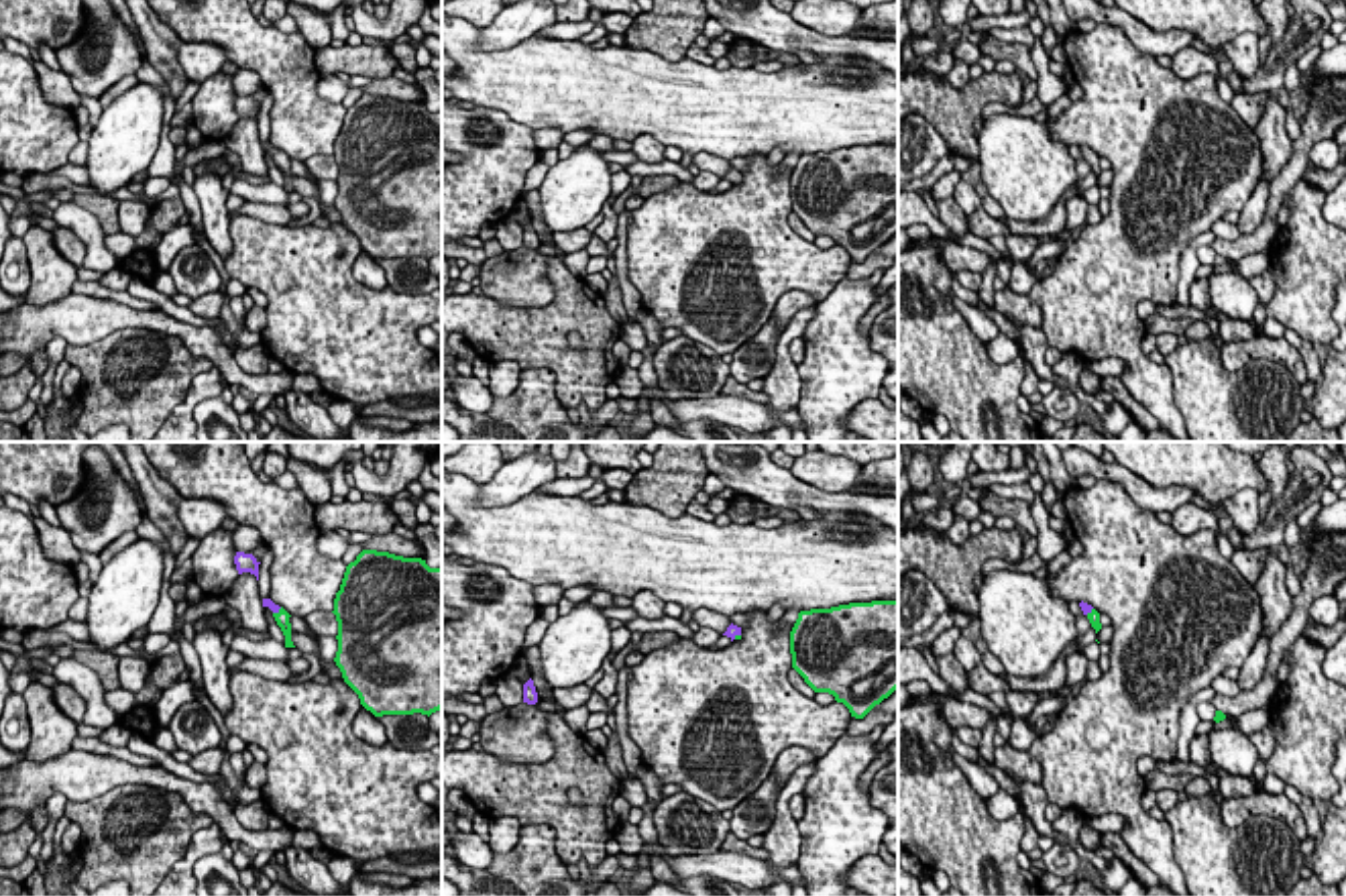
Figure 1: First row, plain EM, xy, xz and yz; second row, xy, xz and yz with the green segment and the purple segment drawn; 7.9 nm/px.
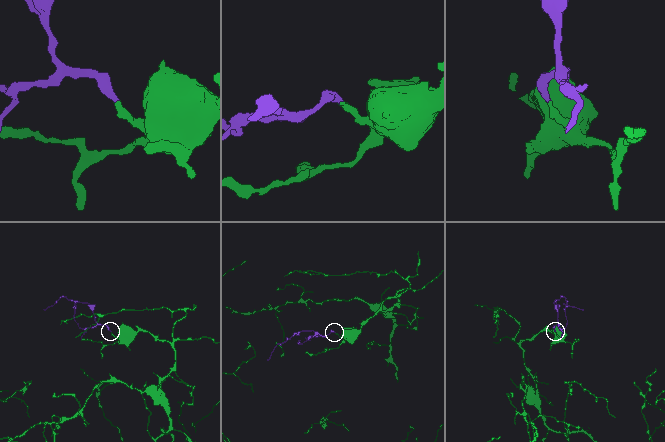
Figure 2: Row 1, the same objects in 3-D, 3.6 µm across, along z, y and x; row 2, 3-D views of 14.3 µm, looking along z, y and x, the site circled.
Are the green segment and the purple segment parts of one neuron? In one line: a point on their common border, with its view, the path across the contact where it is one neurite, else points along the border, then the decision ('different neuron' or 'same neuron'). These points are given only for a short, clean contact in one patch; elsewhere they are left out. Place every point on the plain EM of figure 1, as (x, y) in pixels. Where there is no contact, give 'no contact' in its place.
meets green in xy at (279, 153); runs through xy (282, 161), (279, 153), (269, 147); same neuron

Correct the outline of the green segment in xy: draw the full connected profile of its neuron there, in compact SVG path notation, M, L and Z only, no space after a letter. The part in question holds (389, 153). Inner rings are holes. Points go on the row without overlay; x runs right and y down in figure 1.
M362 94L334 143L336 210L375 261L442 253L442 112Z

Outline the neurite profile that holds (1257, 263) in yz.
M1269 250L1248 255L1240 261L1234 263L1236 273L1242 275L1244 279L1252 279L1269 269Z

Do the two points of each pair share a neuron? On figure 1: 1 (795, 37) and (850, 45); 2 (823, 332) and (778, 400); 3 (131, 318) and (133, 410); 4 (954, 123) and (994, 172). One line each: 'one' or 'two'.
1: one
2: two
3: two
4: two

